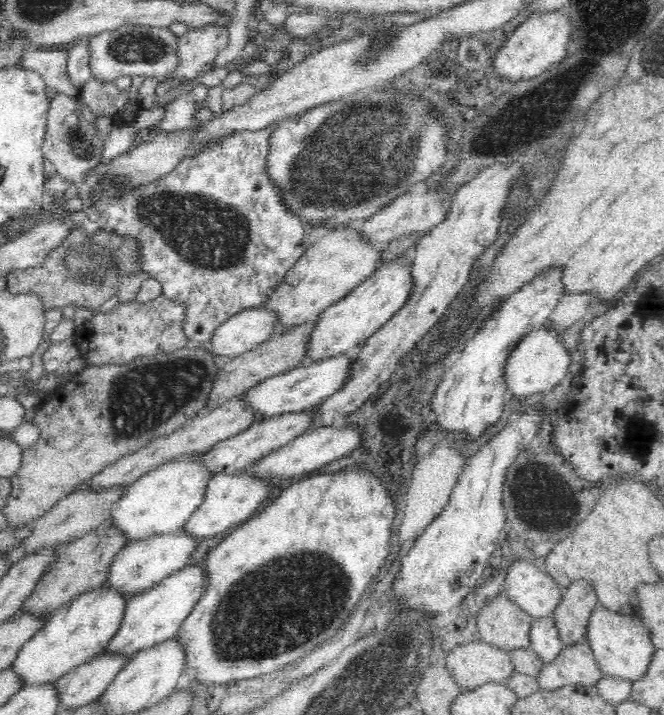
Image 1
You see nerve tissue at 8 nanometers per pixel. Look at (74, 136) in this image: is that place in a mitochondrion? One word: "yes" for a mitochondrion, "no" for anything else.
yes

